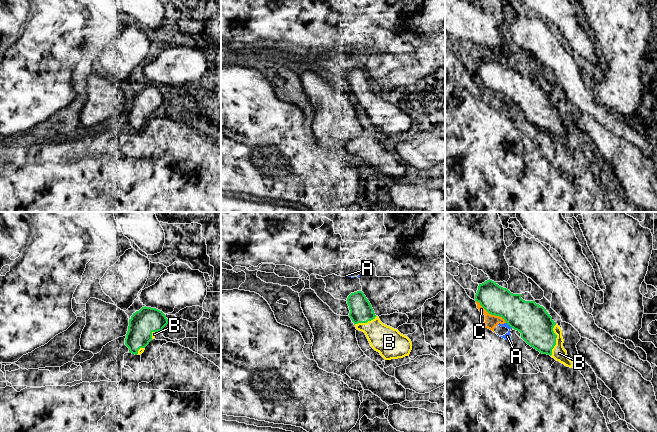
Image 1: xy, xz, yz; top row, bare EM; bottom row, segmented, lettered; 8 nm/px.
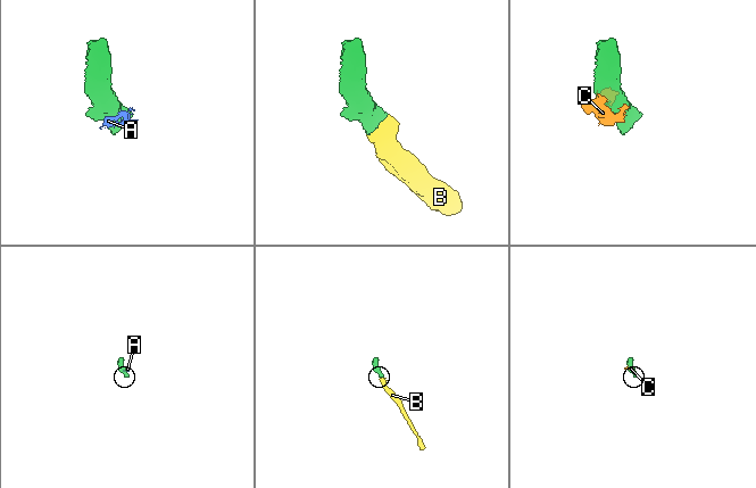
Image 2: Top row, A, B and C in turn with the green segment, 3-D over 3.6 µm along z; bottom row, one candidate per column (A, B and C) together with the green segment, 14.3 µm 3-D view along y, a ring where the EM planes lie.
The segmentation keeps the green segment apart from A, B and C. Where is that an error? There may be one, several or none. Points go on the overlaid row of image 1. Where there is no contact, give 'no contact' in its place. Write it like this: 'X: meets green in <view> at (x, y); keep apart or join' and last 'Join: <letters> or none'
A: meets green in yz at (509, 325); keep apart
B: meets green in yz at (555, 340); join
C: meets green in yz at (491, 314); join
Join: B, C

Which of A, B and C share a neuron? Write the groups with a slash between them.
A / B C

